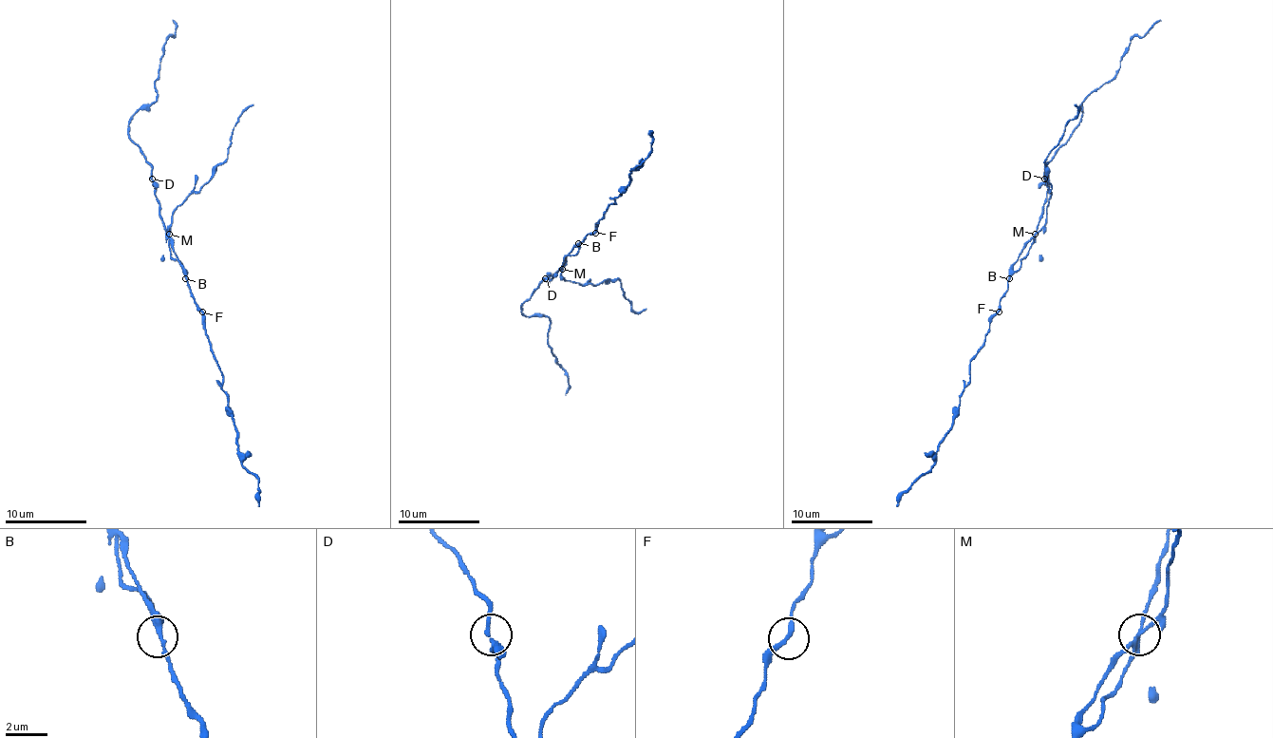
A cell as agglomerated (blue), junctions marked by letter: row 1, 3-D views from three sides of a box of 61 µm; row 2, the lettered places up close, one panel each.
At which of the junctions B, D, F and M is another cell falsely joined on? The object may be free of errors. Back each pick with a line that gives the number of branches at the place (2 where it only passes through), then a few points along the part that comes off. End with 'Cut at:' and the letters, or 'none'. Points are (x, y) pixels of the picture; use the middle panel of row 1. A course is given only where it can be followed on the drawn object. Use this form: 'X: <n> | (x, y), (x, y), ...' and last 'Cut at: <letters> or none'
Cut at: none

